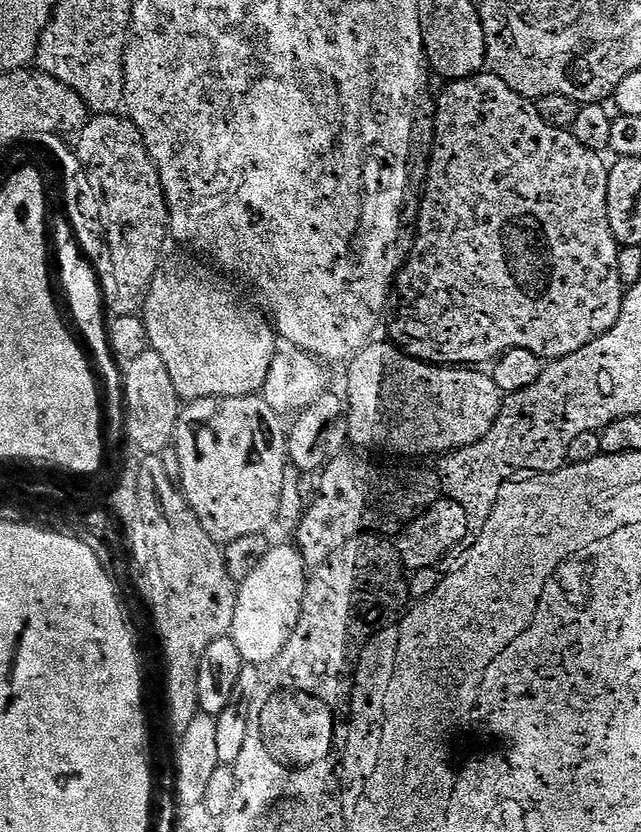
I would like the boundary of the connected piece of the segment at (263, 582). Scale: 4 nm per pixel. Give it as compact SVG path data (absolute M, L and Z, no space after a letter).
M280 544L277 548L270 549L249 570L248 577L239 581L236 589L234 622L230 637L245 665L271 665L272 661L278 658L278 654L282 654L286 642L290 642L294 626L298 626L309 573L306 571L300 549L288 544Z

